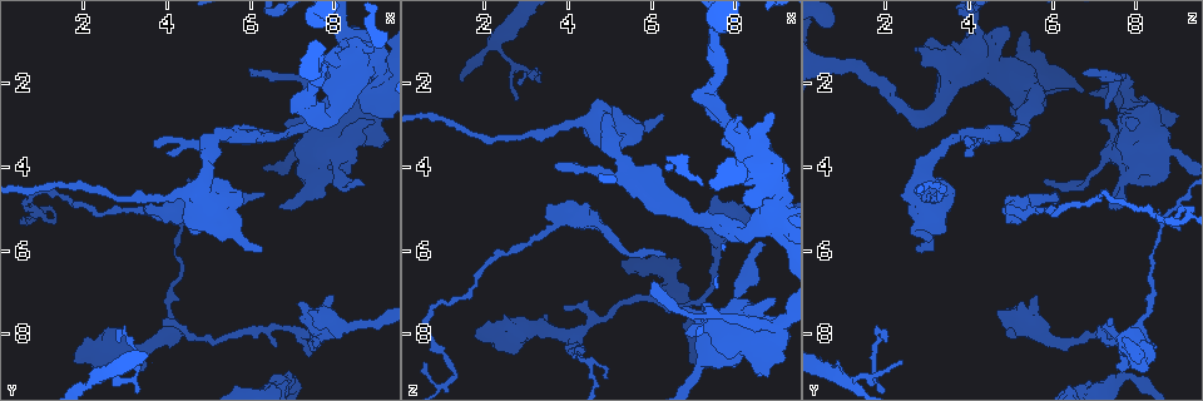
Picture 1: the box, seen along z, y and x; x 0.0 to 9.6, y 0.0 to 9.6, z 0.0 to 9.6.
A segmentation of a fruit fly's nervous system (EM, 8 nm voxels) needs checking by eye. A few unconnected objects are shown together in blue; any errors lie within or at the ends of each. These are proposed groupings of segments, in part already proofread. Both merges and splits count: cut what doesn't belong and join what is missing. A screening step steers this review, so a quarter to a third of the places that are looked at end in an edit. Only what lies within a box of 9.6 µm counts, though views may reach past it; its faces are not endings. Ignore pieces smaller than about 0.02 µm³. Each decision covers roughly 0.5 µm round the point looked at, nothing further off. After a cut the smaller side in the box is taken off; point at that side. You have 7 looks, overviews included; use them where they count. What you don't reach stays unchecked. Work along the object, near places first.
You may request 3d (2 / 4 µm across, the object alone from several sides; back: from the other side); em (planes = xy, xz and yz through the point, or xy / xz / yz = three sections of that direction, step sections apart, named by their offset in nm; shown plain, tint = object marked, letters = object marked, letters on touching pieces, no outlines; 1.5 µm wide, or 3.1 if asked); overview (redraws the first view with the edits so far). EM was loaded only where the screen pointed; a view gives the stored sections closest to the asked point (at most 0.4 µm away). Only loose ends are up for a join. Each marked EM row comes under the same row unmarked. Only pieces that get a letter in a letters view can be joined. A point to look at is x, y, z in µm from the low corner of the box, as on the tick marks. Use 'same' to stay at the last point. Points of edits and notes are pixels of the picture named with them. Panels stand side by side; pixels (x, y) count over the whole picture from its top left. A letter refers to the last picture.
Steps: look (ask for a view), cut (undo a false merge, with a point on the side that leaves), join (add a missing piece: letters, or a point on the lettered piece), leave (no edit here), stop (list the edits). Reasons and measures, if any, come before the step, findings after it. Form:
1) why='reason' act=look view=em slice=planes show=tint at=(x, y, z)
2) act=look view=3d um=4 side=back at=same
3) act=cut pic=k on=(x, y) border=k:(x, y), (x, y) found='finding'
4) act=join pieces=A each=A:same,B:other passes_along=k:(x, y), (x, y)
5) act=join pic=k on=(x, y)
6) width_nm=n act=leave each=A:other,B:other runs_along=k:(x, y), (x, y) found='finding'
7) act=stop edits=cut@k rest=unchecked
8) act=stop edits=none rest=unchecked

why='thin end' act=look view=3d um=4 at=(6.25, 4.65, 6.15)

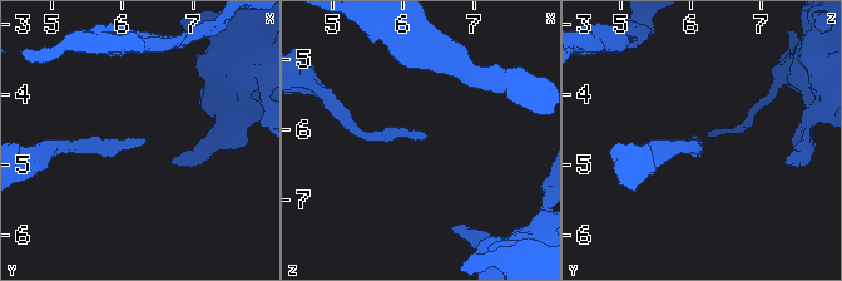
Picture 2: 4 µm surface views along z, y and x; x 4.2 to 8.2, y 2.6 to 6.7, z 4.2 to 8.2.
why='need the tissue' act=look view=em slice=planes show=letters at=(6.35, 4.65, 6.10)

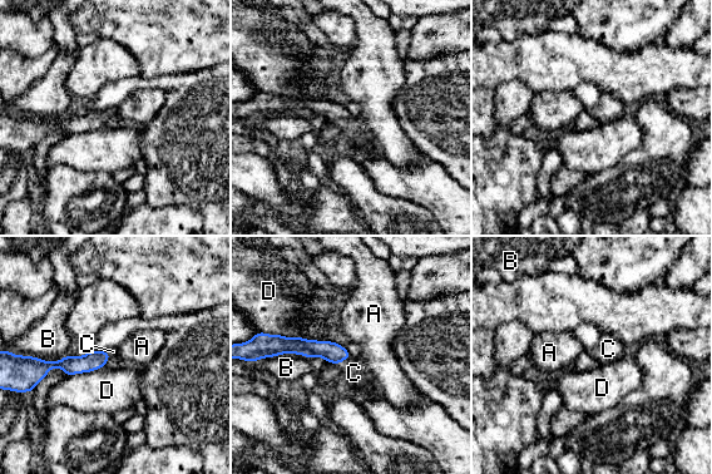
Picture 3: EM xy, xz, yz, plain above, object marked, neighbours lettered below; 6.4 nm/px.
act=join pieces=C each=A:other,B:other,C:same,D:other passes_along=3:(334, 352), (344, 359), (354, 373) found='it goes on there'

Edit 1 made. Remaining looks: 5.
why='branch point' act=look view=em slice=yz step=4 show=tint at=(4.20, 7.85, 8.05)

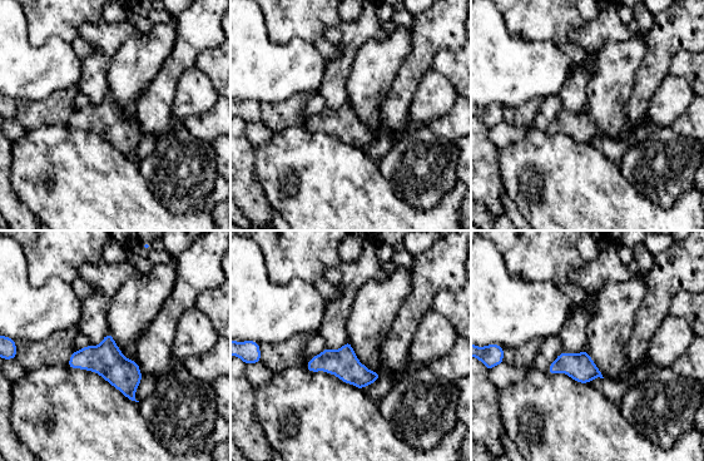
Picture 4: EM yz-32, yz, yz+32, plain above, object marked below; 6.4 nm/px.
act=look view=em slice=yz step=4 show=letters at=same

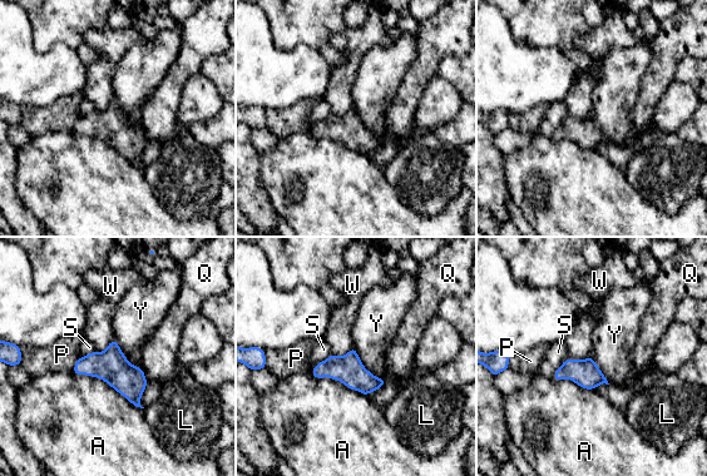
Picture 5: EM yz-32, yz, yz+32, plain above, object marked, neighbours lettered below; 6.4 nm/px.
act=leave each=A:other,L:other,P:other,Q:other,S:other,W:other,Y:other border=5:(330, 353), (311, 372) found='continuous, no second cell'

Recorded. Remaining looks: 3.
why='an open end' act=look view=em slice=planes show=letters at=(6.85, 3.00, 7.95)

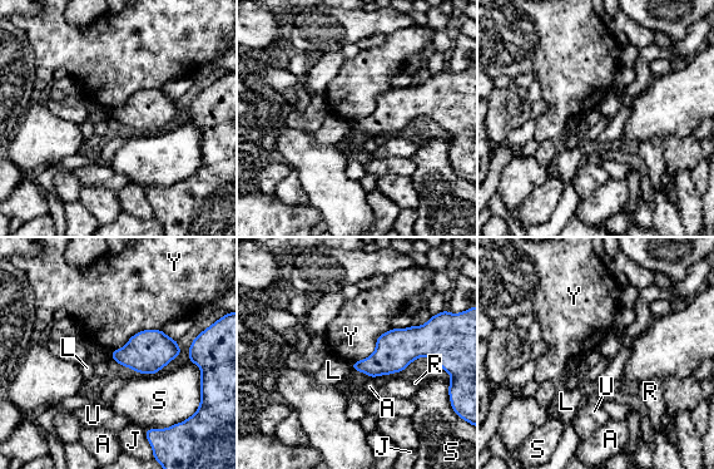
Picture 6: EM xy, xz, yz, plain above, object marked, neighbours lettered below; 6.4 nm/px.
width_nm=160 act=leave each=A:other,J:other,L:other,R:other,S:other,U:other,Y:other border=6:(160, 329), (139, 330), (110, 353) found='none of them fits'

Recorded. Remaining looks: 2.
act=stop edits=join@3 rest=unchecked

